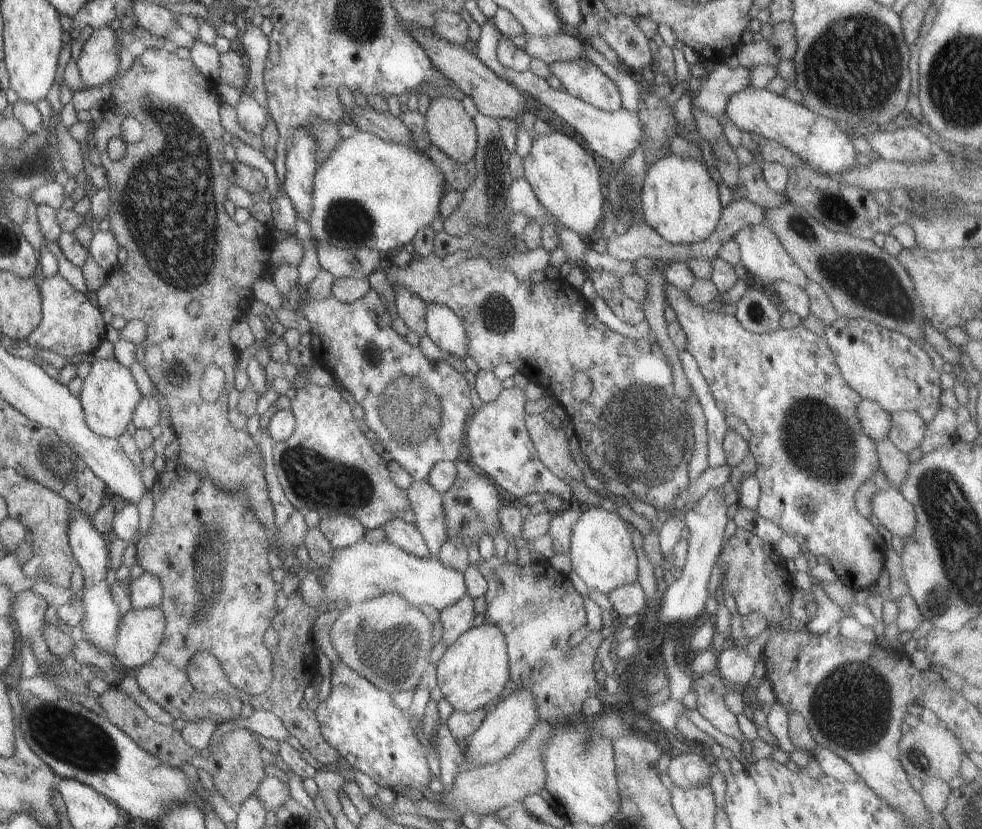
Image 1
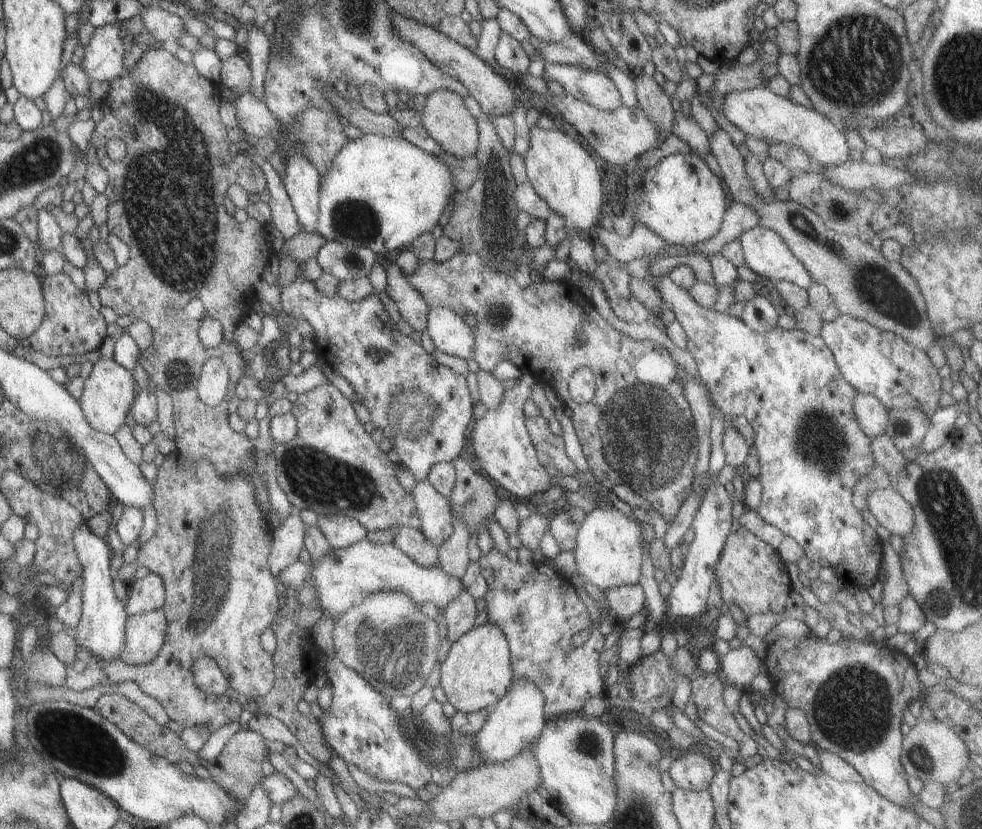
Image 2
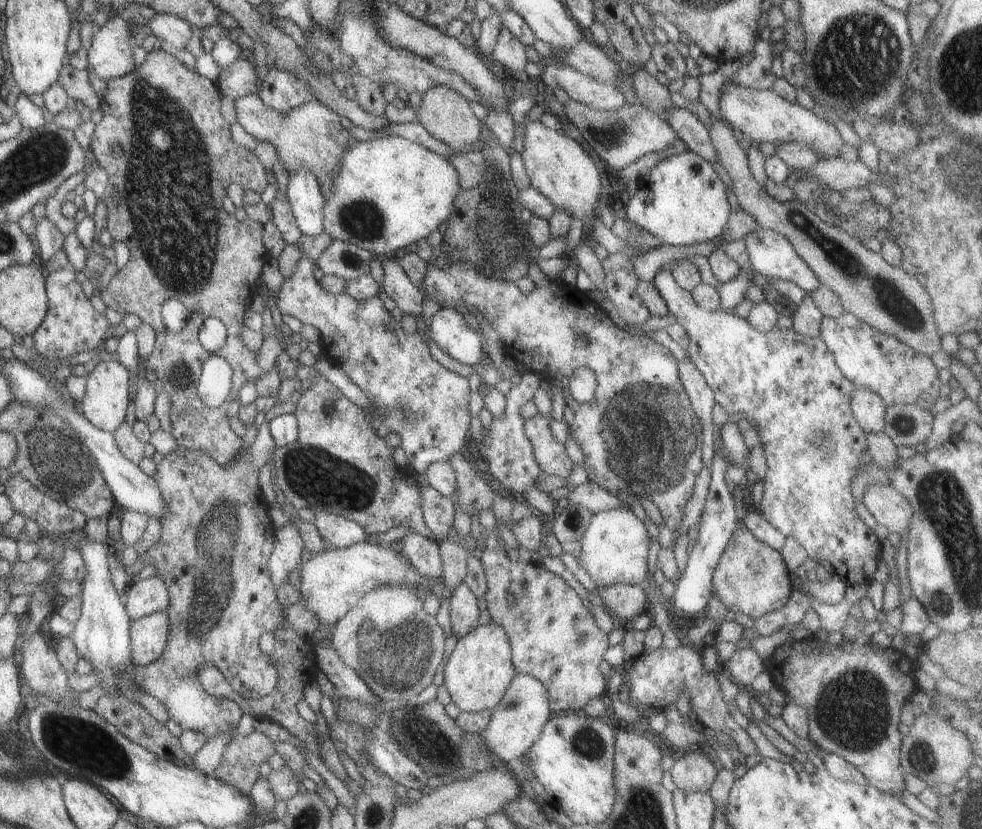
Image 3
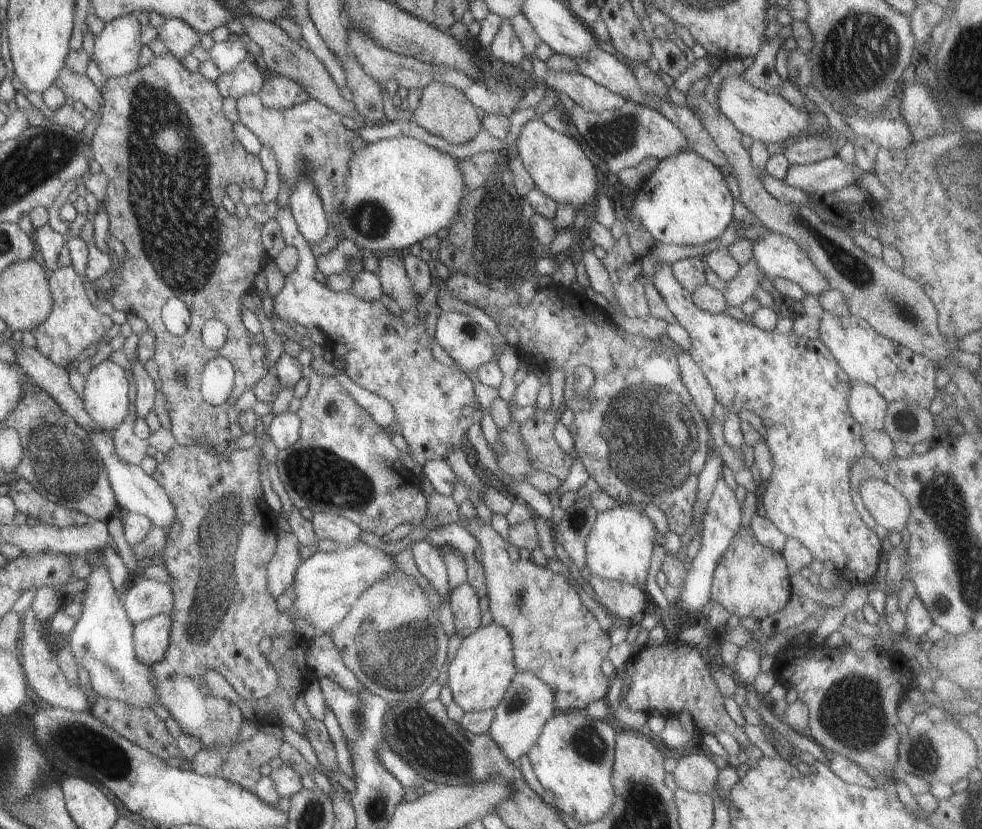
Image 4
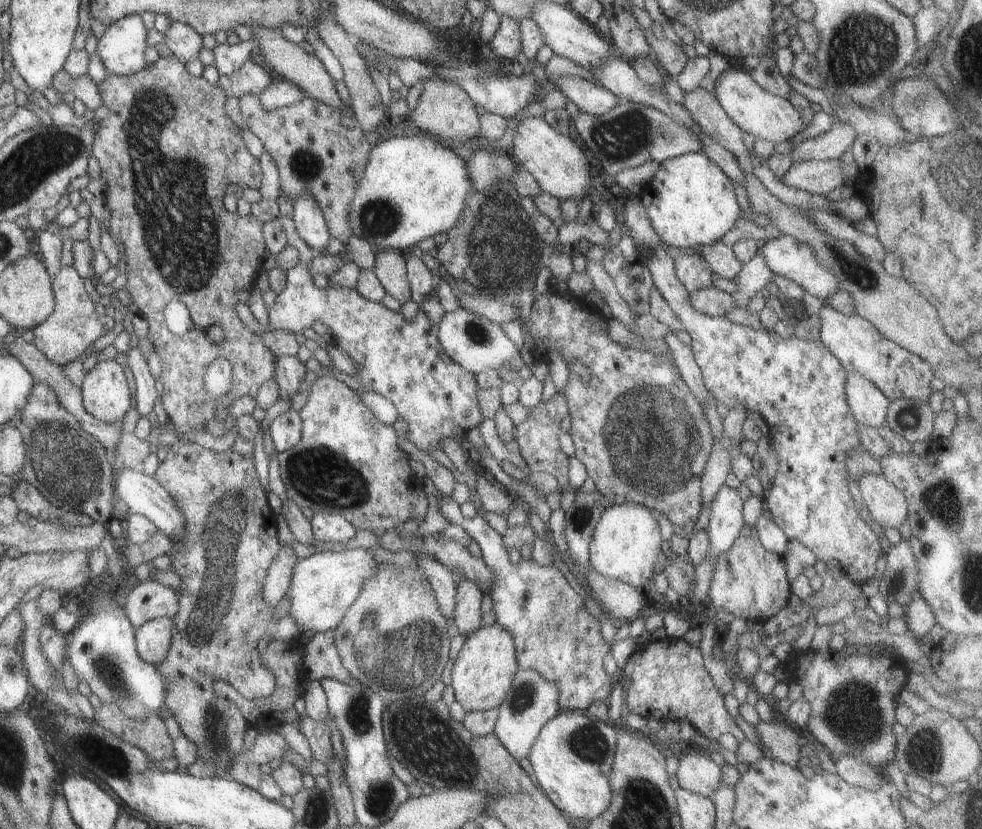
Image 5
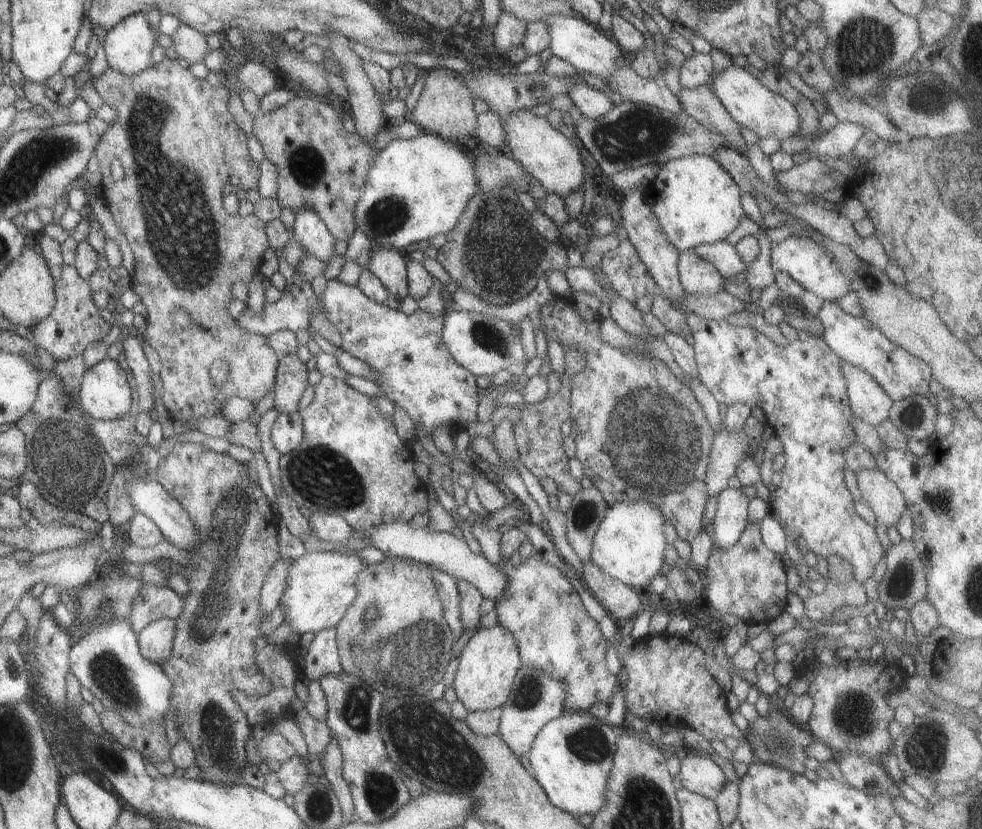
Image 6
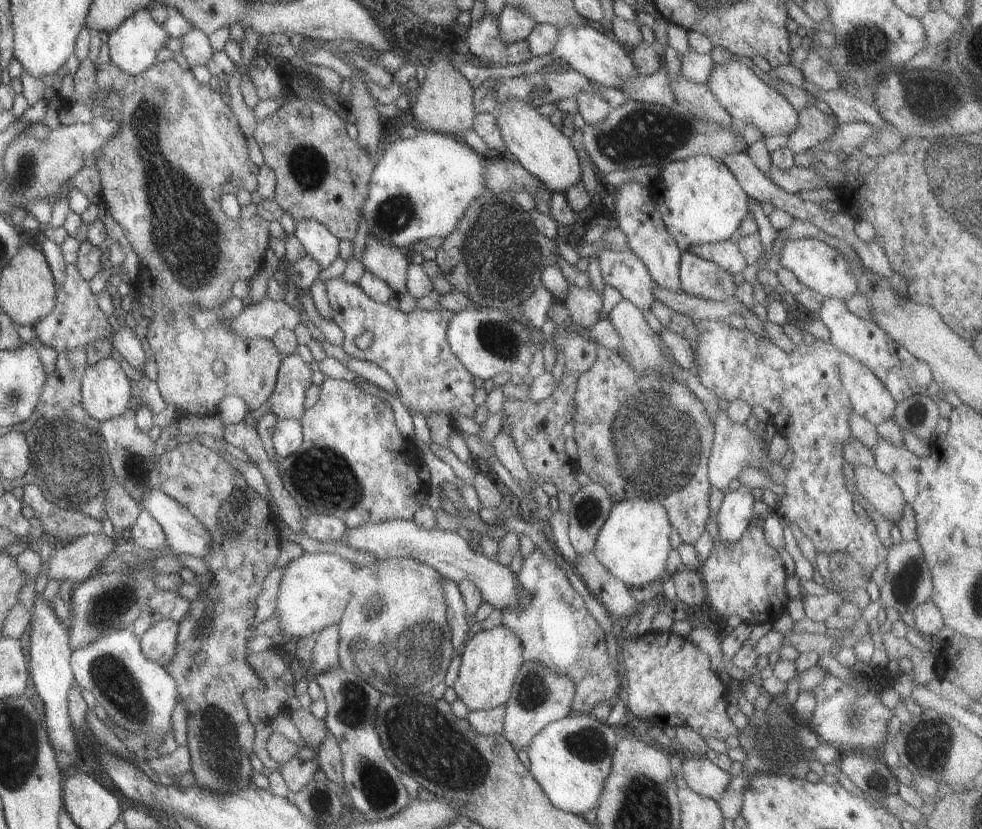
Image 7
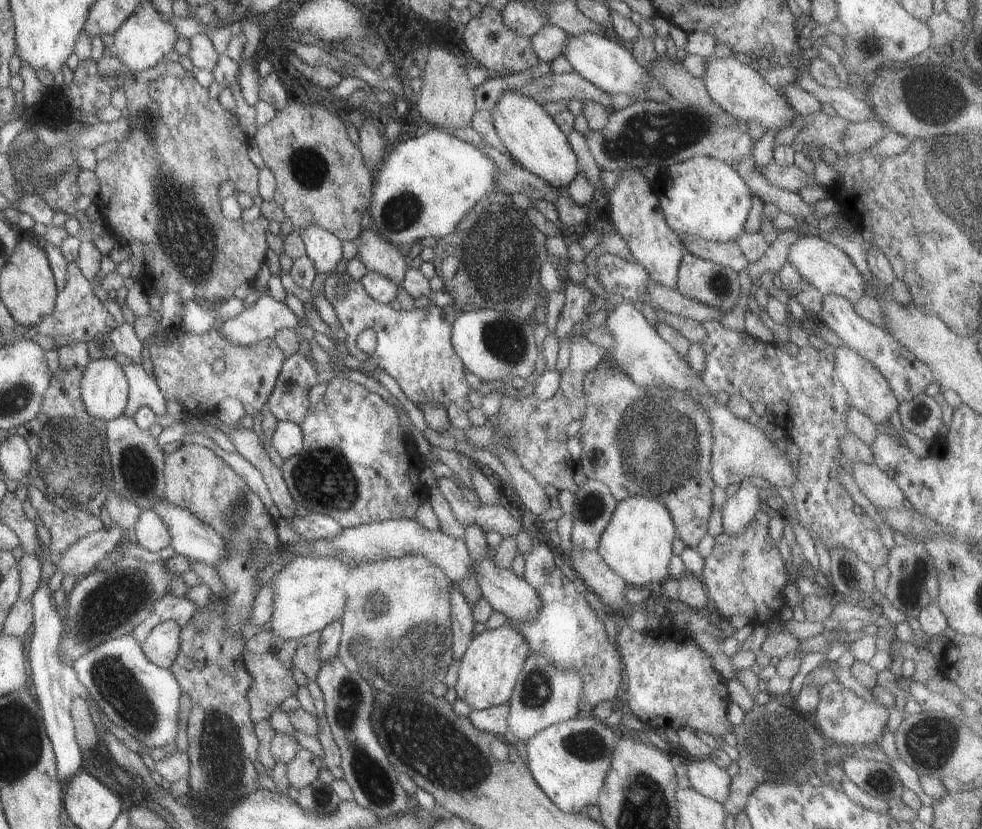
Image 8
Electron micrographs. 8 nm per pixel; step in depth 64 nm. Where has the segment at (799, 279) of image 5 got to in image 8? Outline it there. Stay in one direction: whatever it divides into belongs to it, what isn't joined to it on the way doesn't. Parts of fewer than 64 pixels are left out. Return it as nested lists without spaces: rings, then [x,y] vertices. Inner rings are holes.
[[[803,235],[797,238],[785,256],[785,262],[798,272],[801,280],[805,280],[808,286],[815,288],[822,296],[837,295],[845,298],[849,303],[859,300],[859,296],[864,294],[864,283],[861,274],[851,263],[851,260],[833,244],[821,240],[814,235]]]

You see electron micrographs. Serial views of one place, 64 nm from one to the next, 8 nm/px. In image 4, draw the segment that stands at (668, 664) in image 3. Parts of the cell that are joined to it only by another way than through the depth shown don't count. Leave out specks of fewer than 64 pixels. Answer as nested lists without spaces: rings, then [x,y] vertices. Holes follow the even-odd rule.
[[[667,642],[659,646],[643,646],[633,653],[619,672],[629,685],[625,694],[625,706],[628,710],[651,714],[663,718],[679,717],[679,712],[687,712],[692,723],[704,733],[716,735],[724,732],[734,738],[739,748],[749,746],[749,738],[743,728],[737,726],[727,715],[723,705],[723,696],[710,676],[708,663],[703,654],[693,646],[677,642]]]

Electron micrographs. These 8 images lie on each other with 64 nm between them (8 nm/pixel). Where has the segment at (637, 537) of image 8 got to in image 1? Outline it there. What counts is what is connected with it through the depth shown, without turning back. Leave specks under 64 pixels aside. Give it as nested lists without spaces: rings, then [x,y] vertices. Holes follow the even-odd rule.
[[[602,504],[598,507],[582,507],[582,512],[577,516],[577,520],[571,524],[567,556],[569,556],[571,571],[579,577],[589,591],[599,591],[606,595],[615,588],[630,584],[631,582],[636,582],[637,562],[635,552],[631,545],[629,523],[624,522],[618,514],[607,505]]]

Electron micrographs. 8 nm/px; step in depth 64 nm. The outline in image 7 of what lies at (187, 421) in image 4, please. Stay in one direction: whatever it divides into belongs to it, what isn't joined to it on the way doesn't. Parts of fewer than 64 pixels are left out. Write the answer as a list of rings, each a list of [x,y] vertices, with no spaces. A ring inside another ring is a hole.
[[[173,59],[154,63],[137,75],[121,72],[108,61],[97,68],[95,84],[103,97],[113,92],[121,102],[119,130],[103,142],[94,166],[101,181],[101,206],[123,231],[139,258],[135,292],[151,299],[149,310],[153,311],[153,316],[144,338],[151,349],[151,360],[157,365],[155,382],[161,399],[165,405],[174,406],[176,417],[215,415],[217,404],[228,395],[241,398],[249,411],[254,411],[267,401],[273,391],[282,360],[279,352],[269,339],[241,338],[233,334],[233,330],[227,328],[227,318],[211,322],[205,330],[195,329],[191,320],[194,306],[201,311],[223,306],[232,297],[234,282],[248,282],[258,272],[268,248],[269,222],[257,215],[247,220],[227,218],[221,212],[220,188],[225,182],[248,193],[256,190],[258,167],[248,158],[246,139],[235,116],[221,100],[219,88],[213,90],[208,84],[199,84],[189,69],[183,70]],[[169,82],[181,91],[182,100],[175,118],[167,120],[159,110],[161,94]],[[215,360],[225,364],[225,372],[221,376],[212,374]]]

